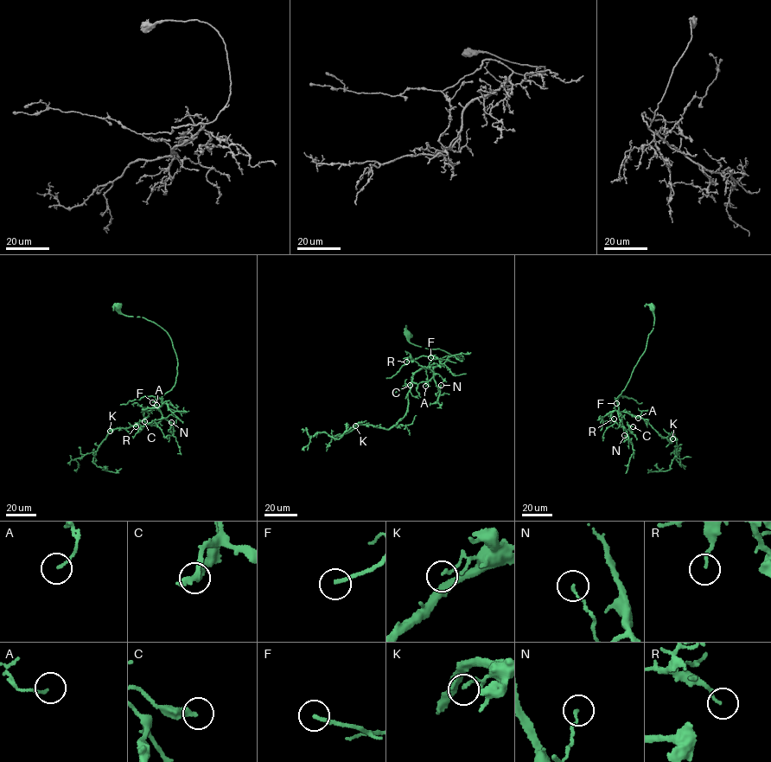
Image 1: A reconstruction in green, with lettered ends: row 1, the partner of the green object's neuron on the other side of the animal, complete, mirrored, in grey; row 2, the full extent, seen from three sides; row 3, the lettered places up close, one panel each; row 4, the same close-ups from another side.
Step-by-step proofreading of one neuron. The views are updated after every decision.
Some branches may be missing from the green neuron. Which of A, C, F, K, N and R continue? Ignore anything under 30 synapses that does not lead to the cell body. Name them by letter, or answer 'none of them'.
none of them

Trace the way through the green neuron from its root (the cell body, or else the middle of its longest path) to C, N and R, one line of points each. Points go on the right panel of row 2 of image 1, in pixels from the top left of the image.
C: (652, 307), (653, 328), (645, 352), (615, 400), (623, 429), (633, 426)
N: (652, 307), (653, 328), (645, 352), (615, 400), (627, 439), (624, 435)
R: (652, 307), (653, 328), (645, 352), (615, 400), (622, 425), (614, 419)

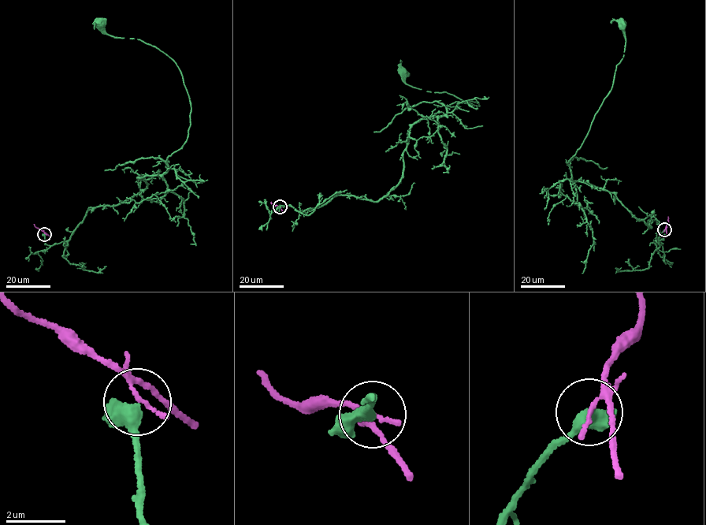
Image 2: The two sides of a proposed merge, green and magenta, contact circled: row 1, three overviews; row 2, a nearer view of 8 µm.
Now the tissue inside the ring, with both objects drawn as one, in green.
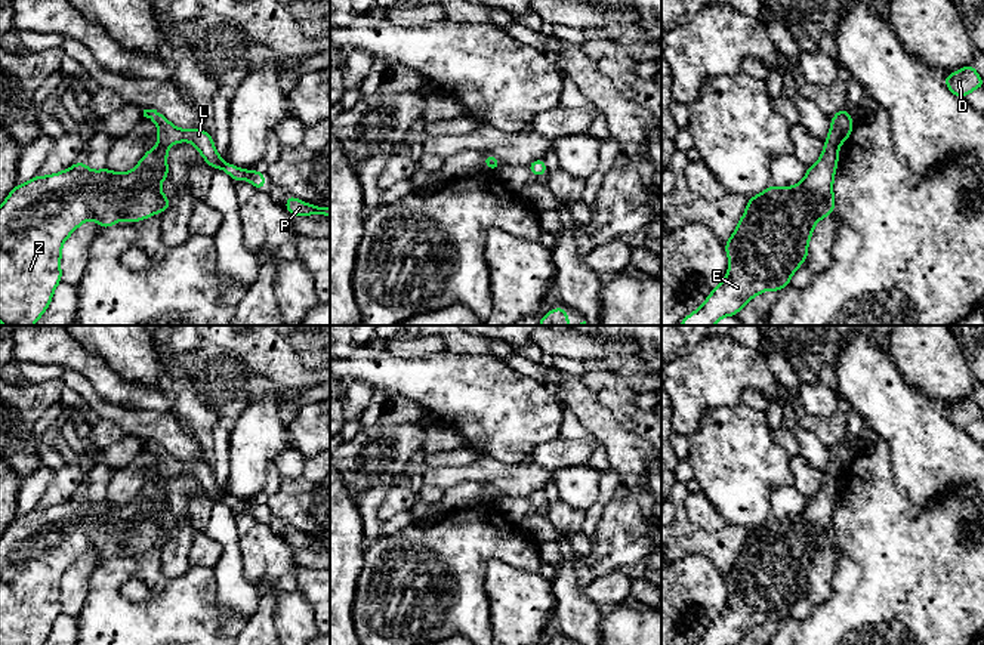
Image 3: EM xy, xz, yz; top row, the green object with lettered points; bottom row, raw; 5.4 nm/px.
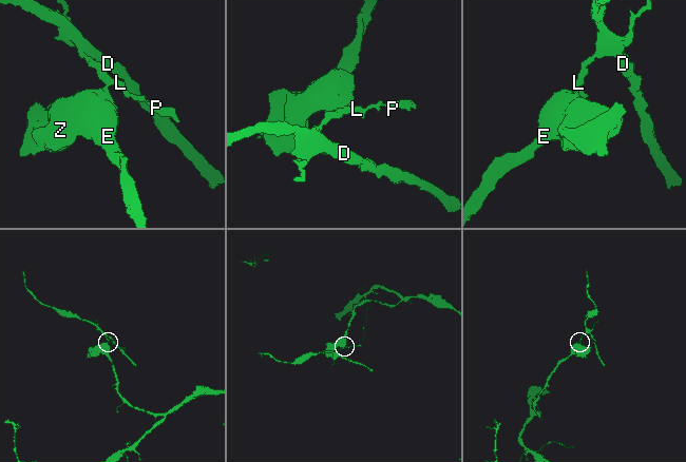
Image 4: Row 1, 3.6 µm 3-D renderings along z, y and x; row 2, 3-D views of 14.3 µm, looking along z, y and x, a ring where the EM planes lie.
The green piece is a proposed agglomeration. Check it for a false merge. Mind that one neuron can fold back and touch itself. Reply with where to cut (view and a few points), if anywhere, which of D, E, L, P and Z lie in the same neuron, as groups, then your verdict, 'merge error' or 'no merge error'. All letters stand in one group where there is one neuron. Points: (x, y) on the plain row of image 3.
yz (826, 474), (836, 480) | D L P / E Z | merge error

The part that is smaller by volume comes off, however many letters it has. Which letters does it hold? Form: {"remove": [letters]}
{"remove": ["D", "L", "P"]}

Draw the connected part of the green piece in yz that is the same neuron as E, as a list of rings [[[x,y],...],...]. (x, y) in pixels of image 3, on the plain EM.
[[[824,475],[820,491],[806,499],[806,506],[796,518],[769,516],[762,525],[747,530],[734,565],[725,573],[729,590],[727,608],[707,627],[706,633],[691,645],[738,645],[756,626],[768,621],[781,623],[792,607],[808,589],[808,574],[814,556],[835,544],[833,512],[839,493],[838,479]]]

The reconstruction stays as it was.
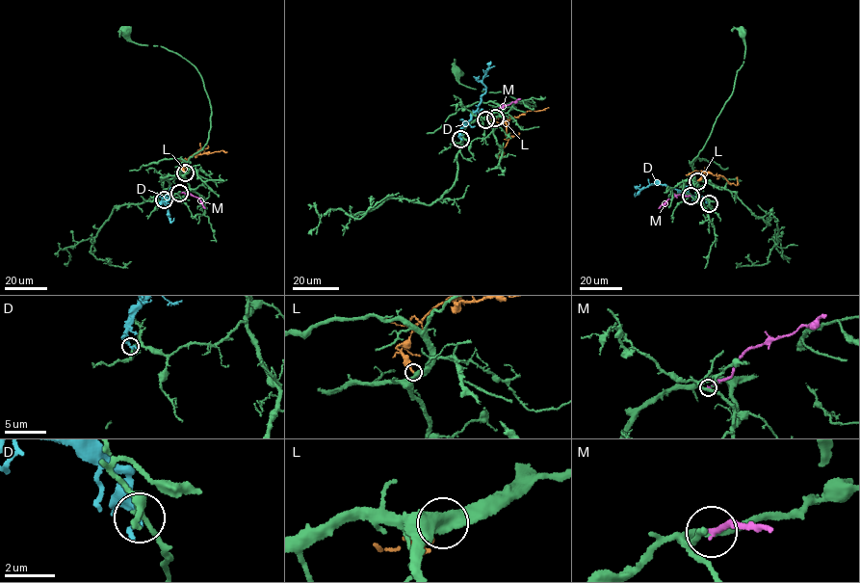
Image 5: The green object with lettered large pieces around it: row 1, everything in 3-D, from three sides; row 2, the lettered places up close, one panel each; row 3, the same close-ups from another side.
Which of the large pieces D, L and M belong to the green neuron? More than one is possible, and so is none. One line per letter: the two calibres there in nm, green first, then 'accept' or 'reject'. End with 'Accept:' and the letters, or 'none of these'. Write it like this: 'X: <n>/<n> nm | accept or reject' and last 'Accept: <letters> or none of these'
D: 200/280 nm | reject
L: 440/240 nm | accept
M: 280/220 nm | reject
Accept: L

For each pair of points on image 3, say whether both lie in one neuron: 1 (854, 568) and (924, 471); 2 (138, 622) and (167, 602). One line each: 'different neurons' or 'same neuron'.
1: different neurons
2: same neuron

